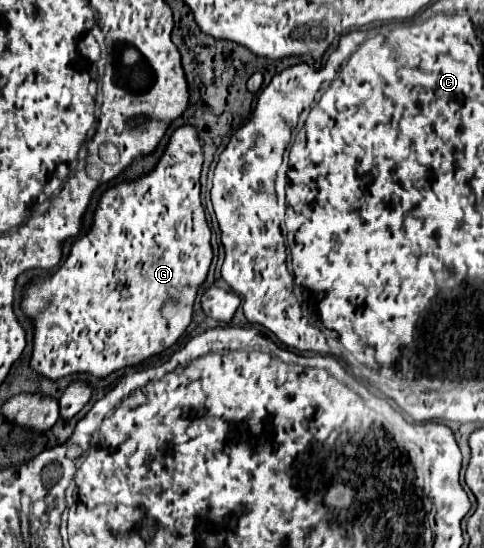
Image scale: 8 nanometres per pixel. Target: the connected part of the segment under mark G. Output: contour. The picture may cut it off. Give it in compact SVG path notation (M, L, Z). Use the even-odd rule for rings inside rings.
M182 127L172 137L156 169L136 181L110 187L94 213L92 229L72 243L68 259L56 273L38 277L24 291L22 309L34 319L32 369L56 381L70 373L106 377L126 365L162 353L178 341L192 319L198 287L204 283L210 263L210 227L200 201L202 141L194 127Z

